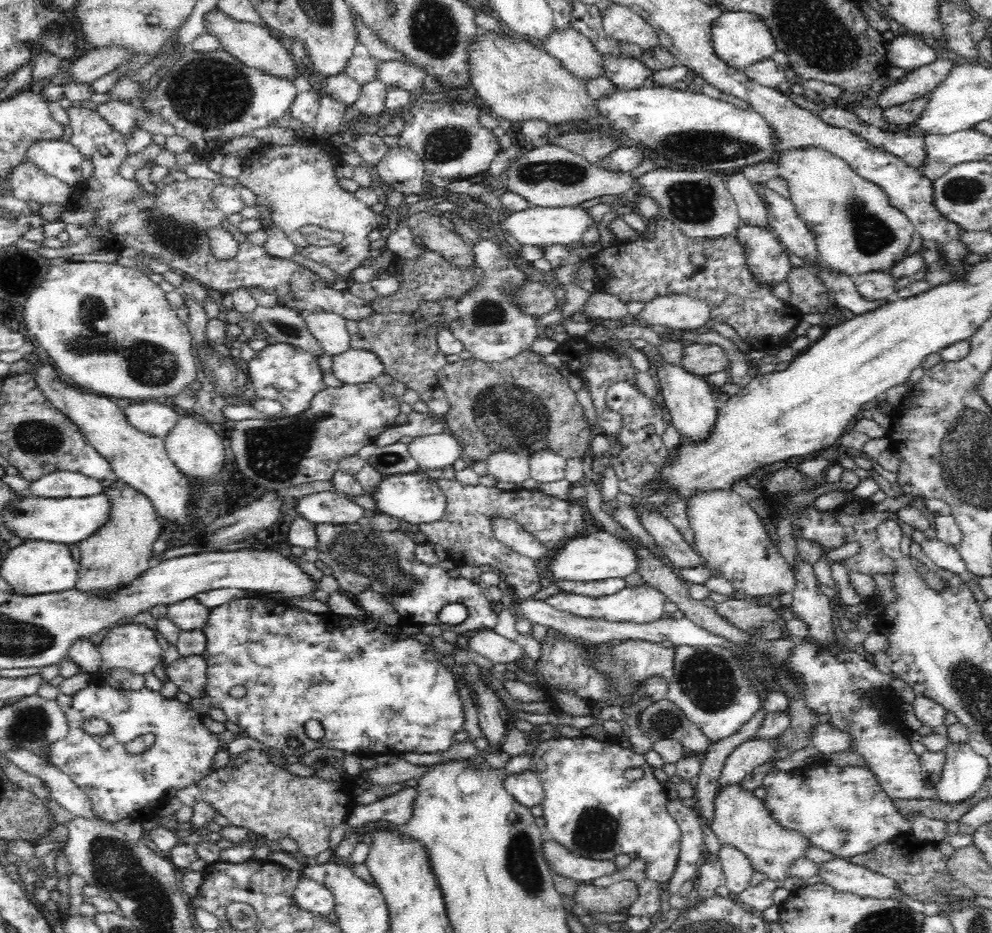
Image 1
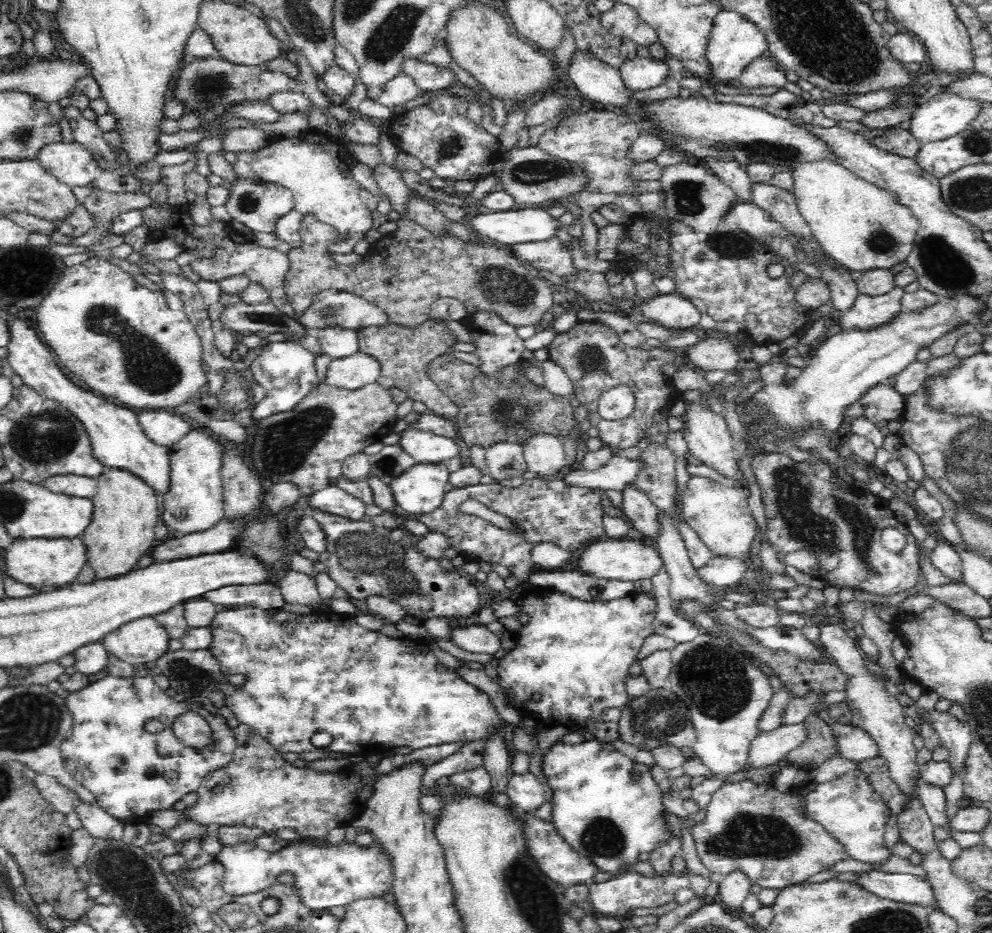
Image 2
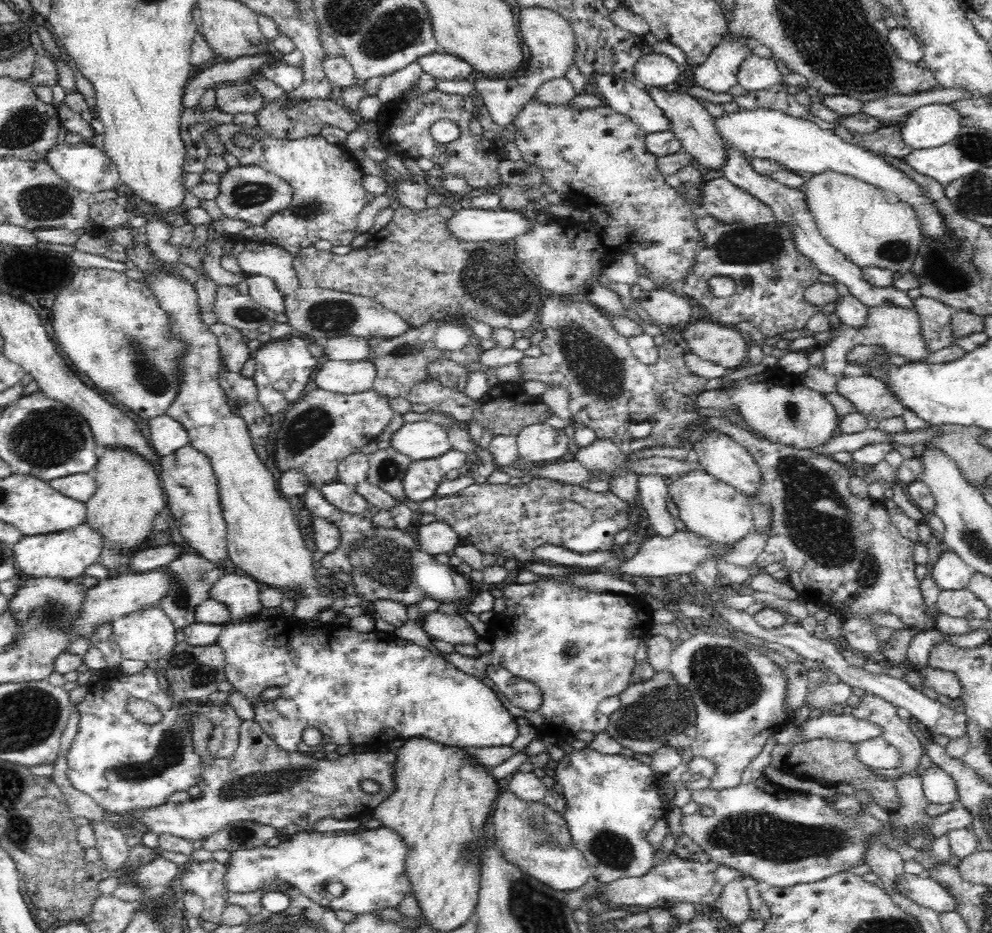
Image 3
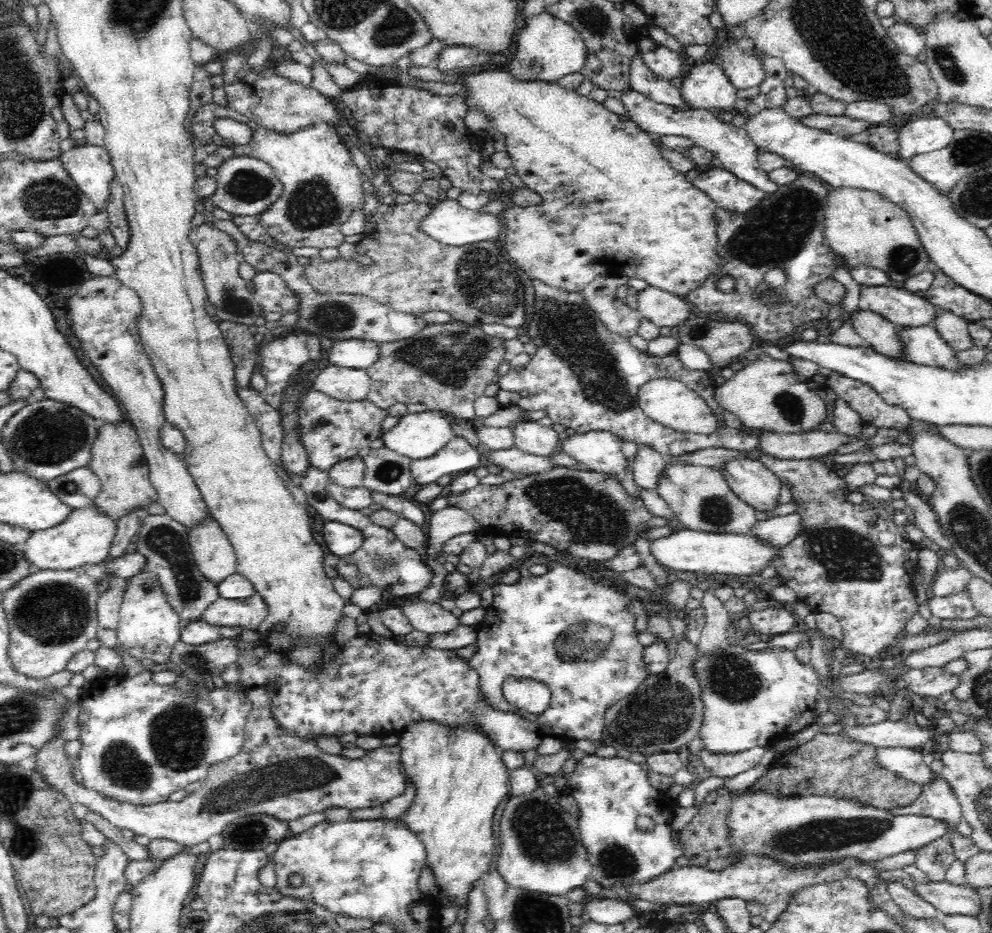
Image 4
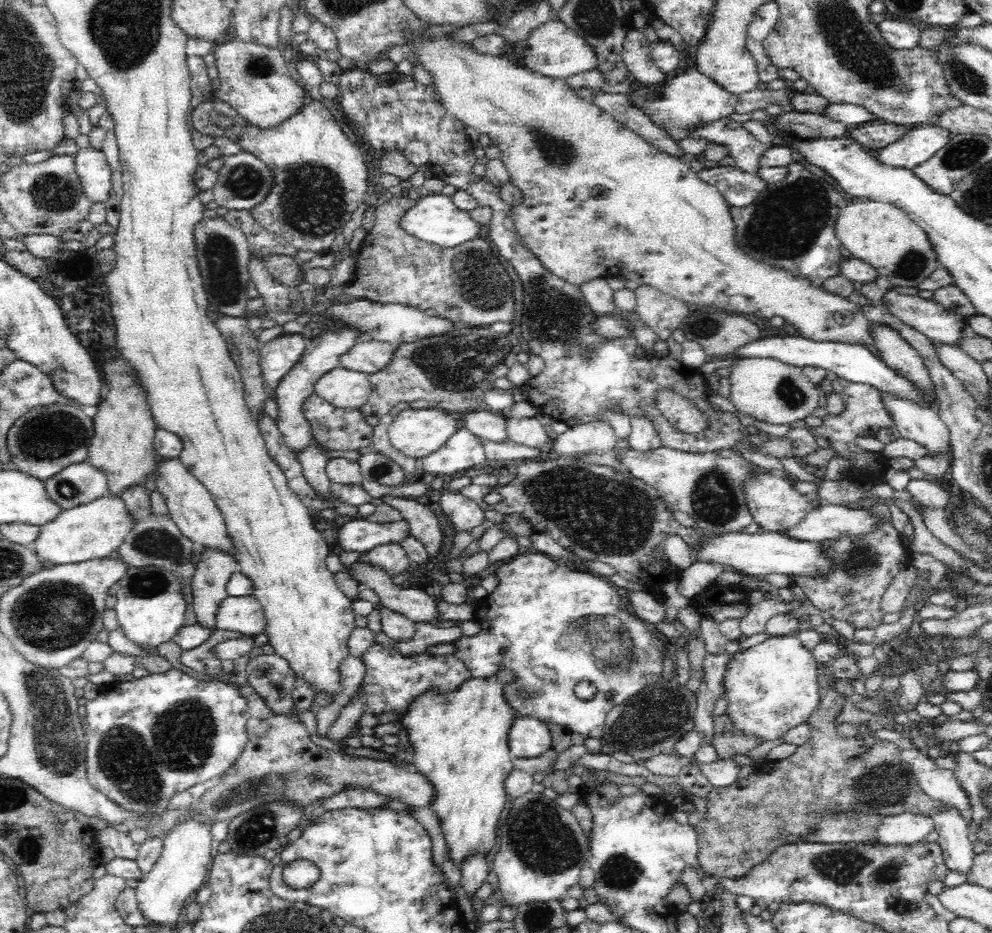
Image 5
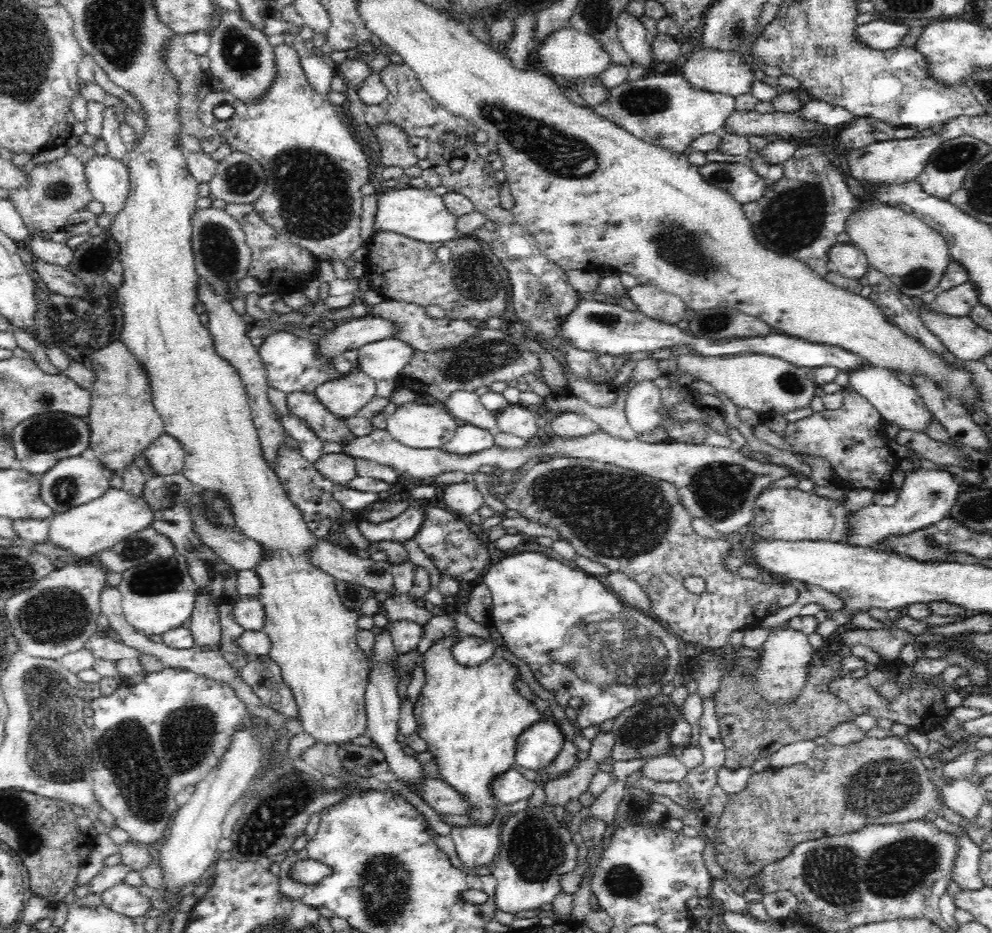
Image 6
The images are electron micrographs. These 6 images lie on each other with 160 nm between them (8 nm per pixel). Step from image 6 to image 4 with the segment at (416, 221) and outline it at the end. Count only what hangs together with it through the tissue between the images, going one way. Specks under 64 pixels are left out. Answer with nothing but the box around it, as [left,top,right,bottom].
[421,199,504,246]

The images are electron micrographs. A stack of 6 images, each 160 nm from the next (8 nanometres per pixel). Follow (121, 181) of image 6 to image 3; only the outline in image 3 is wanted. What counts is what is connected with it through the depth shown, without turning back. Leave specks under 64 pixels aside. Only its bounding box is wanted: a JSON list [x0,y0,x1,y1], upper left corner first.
[45,144,122,194]

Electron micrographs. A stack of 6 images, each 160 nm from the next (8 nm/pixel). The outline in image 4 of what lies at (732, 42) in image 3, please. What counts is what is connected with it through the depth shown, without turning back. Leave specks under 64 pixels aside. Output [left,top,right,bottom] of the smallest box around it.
[680,59,737,112]

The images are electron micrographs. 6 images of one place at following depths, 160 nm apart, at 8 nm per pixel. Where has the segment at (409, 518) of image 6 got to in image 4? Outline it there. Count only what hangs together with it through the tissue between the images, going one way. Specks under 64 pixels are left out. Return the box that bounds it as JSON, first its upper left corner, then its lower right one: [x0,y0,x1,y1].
[322,519,363,556]

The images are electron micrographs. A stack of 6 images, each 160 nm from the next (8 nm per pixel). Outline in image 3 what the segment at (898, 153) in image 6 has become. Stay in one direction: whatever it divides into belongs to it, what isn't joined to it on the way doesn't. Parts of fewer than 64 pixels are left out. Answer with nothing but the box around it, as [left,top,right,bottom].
[902,104,963,149]

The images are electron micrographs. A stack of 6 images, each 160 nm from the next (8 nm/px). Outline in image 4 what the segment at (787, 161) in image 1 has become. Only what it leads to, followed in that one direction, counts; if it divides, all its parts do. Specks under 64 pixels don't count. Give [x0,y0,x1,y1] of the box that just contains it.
[824,186,931,282]

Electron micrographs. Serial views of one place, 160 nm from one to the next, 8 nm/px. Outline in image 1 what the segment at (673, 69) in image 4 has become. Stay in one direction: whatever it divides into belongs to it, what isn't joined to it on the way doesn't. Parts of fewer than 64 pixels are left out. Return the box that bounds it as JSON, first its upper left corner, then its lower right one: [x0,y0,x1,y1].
[601,53,652,89]

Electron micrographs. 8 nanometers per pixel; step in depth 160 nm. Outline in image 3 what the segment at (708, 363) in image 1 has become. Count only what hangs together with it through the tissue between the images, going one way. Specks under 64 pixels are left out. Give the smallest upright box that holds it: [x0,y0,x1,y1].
[680,318,748,371]

